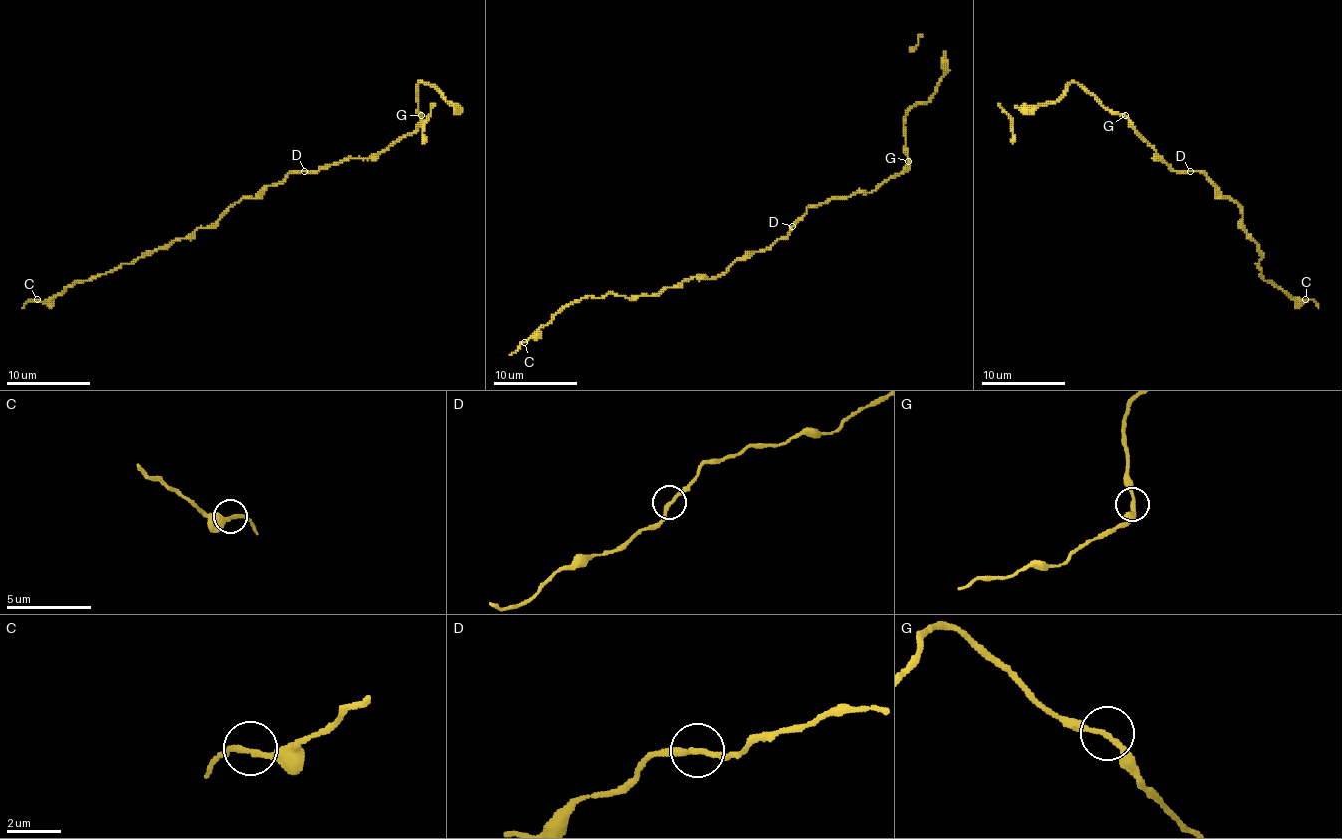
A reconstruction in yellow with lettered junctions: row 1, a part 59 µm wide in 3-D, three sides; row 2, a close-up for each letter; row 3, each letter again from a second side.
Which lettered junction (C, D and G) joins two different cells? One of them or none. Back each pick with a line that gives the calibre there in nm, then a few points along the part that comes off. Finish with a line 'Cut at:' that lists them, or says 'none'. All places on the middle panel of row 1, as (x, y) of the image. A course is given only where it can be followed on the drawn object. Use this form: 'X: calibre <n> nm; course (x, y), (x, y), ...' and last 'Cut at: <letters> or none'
Cut at: none

